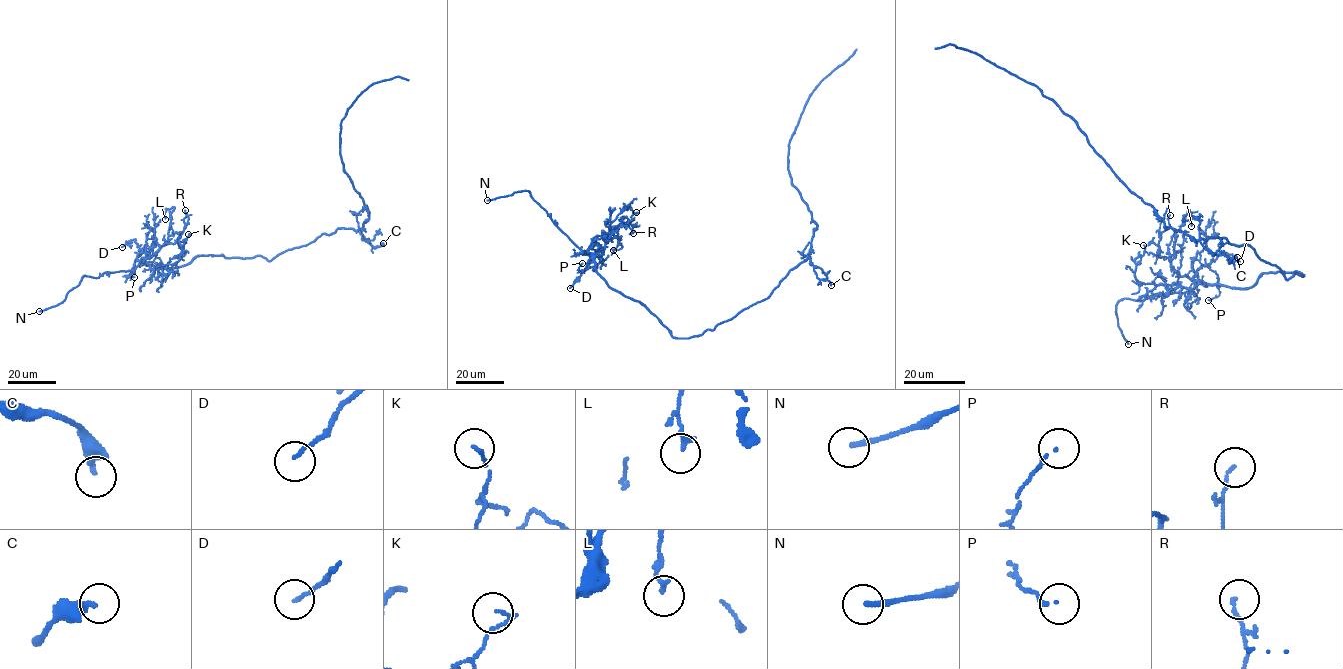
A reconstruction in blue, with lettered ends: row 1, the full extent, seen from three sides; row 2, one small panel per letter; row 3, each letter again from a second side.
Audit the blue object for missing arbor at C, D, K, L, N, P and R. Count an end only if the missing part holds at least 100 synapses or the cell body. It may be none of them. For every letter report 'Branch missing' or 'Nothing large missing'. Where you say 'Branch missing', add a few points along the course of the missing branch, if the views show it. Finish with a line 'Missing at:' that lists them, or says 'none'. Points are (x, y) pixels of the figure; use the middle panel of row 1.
C: Nothing large missing
D: Nothing large missing
K: Nothing large missing
L: Nothing large missing
N: Branch missing
P: Nothing large missing
R: Nothing large missing
Missing at: N

